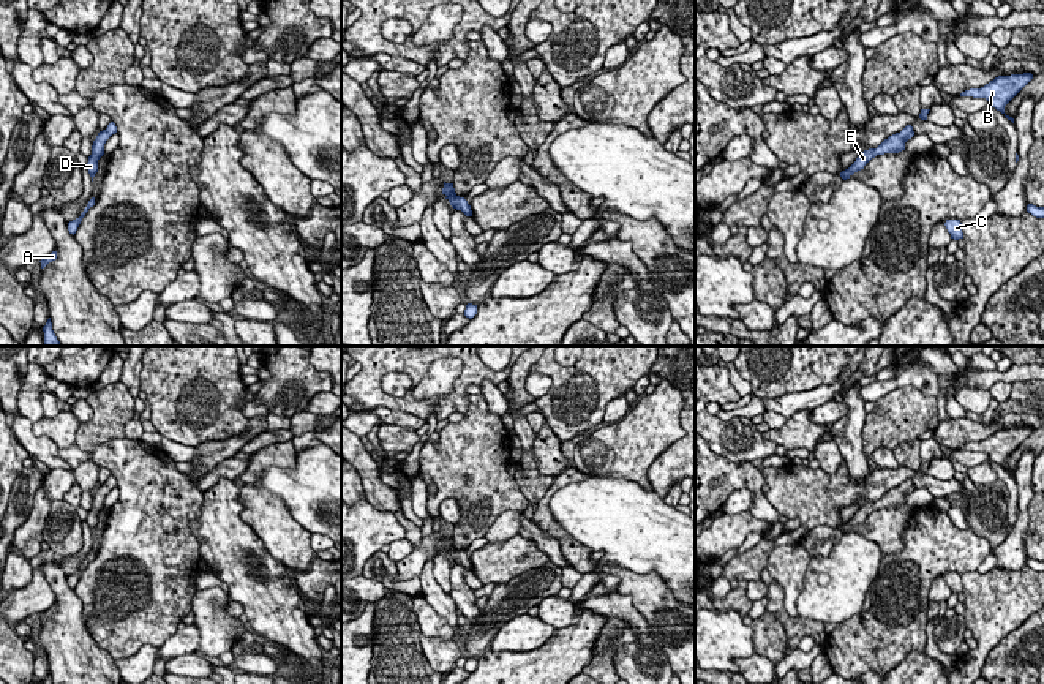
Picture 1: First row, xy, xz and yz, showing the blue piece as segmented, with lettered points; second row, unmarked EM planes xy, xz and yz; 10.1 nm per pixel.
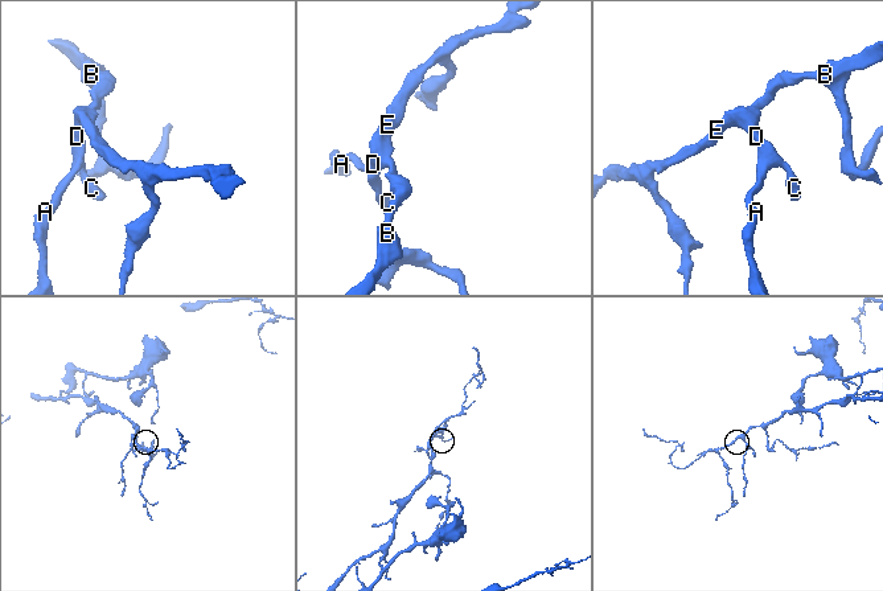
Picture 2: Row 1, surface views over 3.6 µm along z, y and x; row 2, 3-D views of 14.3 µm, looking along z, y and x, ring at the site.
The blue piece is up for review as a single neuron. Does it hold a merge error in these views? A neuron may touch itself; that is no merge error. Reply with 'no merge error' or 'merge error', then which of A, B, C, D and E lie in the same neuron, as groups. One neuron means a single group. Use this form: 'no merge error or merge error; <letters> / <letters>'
no merge error; A B C D E

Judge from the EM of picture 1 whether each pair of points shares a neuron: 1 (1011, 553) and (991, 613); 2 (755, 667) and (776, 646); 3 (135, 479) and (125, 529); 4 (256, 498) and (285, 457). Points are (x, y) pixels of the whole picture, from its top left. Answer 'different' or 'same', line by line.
1: different
2: different
3: same
4: different

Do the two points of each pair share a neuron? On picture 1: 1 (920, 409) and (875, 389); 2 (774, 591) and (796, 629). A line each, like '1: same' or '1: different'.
1: different
2: same

